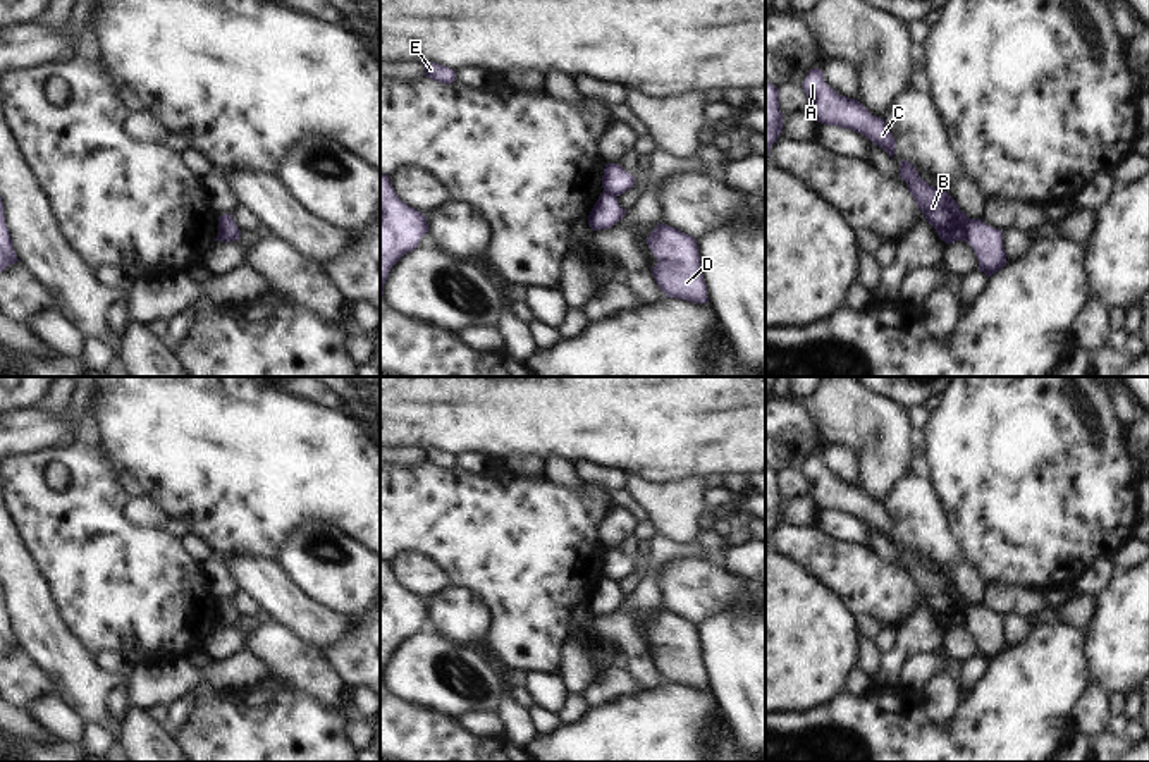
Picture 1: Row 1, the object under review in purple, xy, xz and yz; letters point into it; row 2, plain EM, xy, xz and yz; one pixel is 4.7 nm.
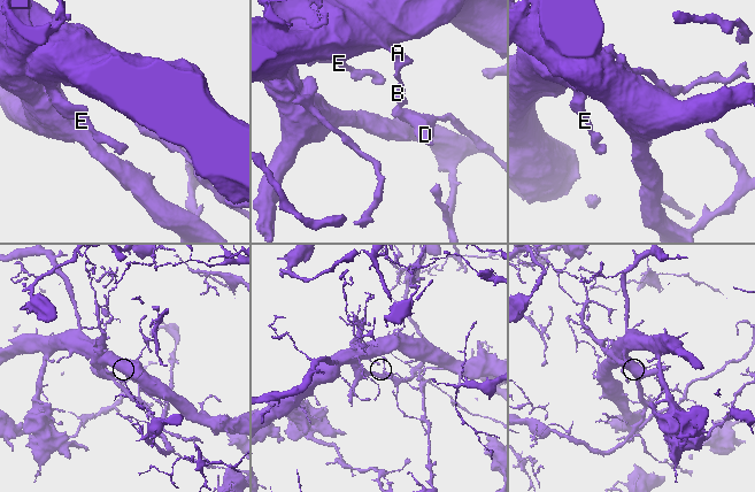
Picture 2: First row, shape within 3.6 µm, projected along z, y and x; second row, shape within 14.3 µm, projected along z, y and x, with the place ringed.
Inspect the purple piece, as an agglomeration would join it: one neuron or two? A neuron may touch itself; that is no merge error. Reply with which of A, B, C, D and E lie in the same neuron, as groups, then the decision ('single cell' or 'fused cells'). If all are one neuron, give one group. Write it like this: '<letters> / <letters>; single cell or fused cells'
A B C E / D; fused cells

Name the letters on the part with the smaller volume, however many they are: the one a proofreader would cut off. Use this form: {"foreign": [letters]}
{"foreign": ["D"]}

